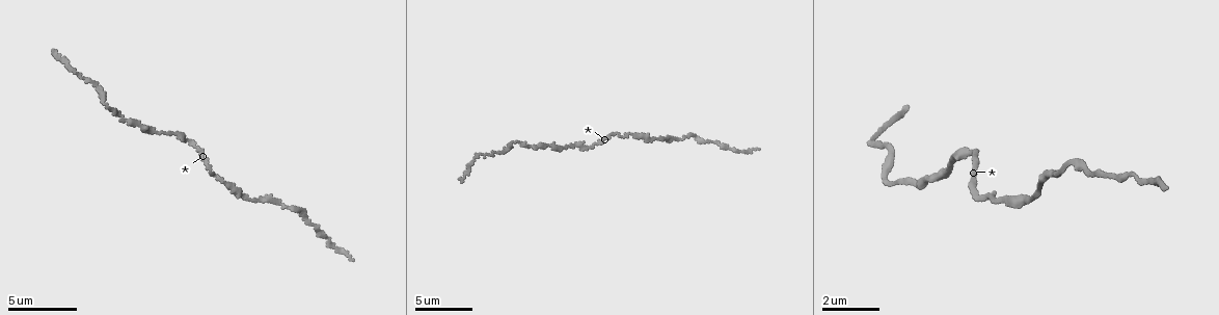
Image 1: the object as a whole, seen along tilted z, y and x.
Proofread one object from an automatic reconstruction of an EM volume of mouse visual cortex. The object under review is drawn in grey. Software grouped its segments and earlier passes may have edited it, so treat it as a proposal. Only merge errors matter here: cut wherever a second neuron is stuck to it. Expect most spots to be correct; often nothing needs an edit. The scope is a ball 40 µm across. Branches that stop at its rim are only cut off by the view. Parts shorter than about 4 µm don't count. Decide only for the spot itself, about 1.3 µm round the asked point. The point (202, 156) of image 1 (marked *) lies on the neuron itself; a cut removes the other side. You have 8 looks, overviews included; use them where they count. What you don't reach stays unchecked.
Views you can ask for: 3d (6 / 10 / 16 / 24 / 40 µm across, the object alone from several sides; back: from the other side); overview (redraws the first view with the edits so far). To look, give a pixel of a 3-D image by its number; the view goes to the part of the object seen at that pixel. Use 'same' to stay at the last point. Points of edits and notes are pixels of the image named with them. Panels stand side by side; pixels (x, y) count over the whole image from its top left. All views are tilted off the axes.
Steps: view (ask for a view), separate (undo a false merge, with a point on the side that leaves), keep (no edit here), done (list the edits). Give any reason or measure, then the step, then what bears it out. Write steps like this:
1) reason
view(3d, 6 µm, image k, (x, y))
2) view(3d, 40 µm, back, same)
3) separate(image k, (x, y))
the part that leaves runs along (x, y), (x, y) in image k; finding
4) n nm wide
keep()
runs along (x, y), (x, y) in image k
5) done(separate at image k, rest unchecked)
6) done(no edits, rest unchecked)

calibre changes
view(3d, 16 µm, image 1, (632, 134))

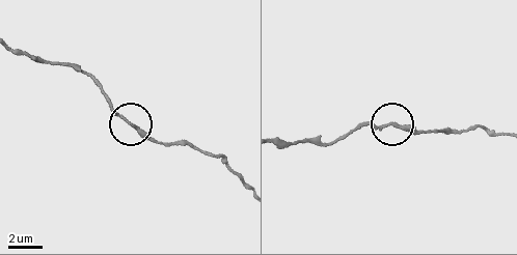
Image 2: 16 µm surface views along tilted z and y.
zoom in
view(3d, 6 µm, image 2, (128, 124))

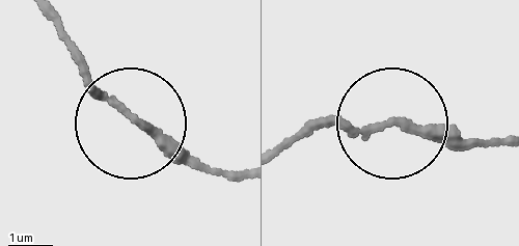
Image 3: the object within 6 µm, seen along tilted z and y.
keep()
runs along (288, 141), (316, 124), (364, 133), (403, 124), (506, 143) in image 3; all the same neuron

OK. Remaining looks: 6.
a narrow waist
view(3d, 16 µm, image 1, (165, 131))

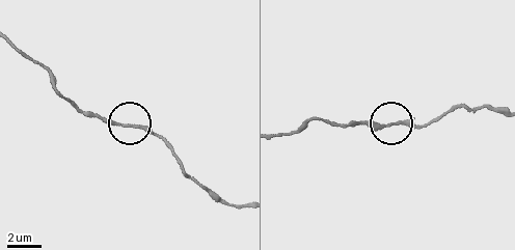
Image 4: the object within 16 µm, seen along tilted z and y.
160 nm wide
keep()
runs along (443, 114), (419, 124), (381, 126), (351, 119) in image 4; all the same neuron

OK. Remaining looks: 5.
thick turns thin
view(3d, 10 µm, image 1, (107, 107))

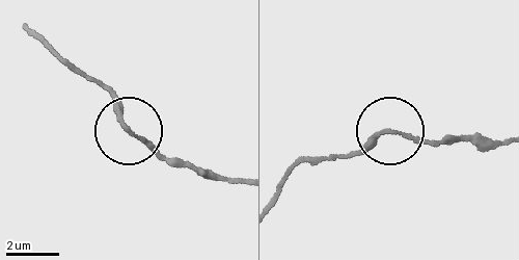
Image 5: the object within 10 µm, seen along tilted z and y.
view(3d, 10 µm, back, image 5, (131, 130))

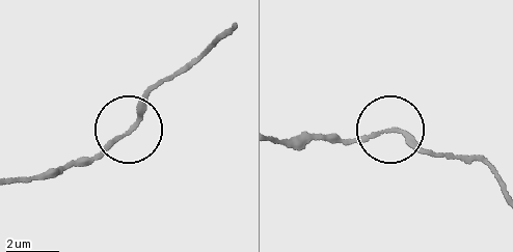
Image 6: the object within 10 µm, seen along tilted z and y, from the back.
keep()
one neuron here

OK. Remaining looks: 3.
thin neck
view(3d, 6 µm, image 1, (282, 207))

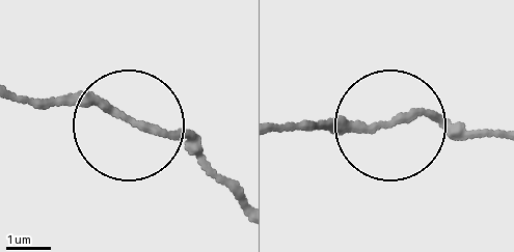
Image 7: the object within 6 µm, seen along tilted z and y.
view(3d, 6 µm, back, image 7, (390, 122))

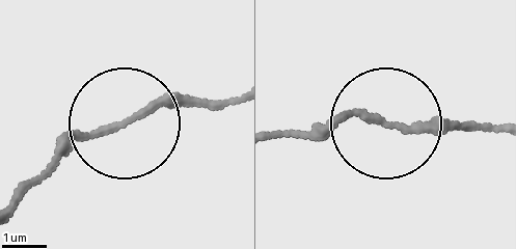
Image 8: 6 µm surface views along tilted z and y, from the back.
keep()
all the same neuron

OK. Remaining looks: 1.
done(no edits, rest unchecked)

